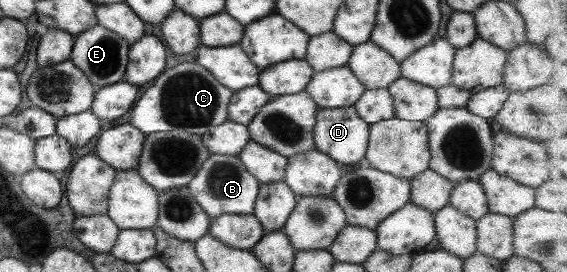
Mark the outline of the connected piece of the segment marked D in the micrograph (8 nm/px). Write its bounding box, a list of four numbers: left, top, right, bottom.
[313,106,369,165]

